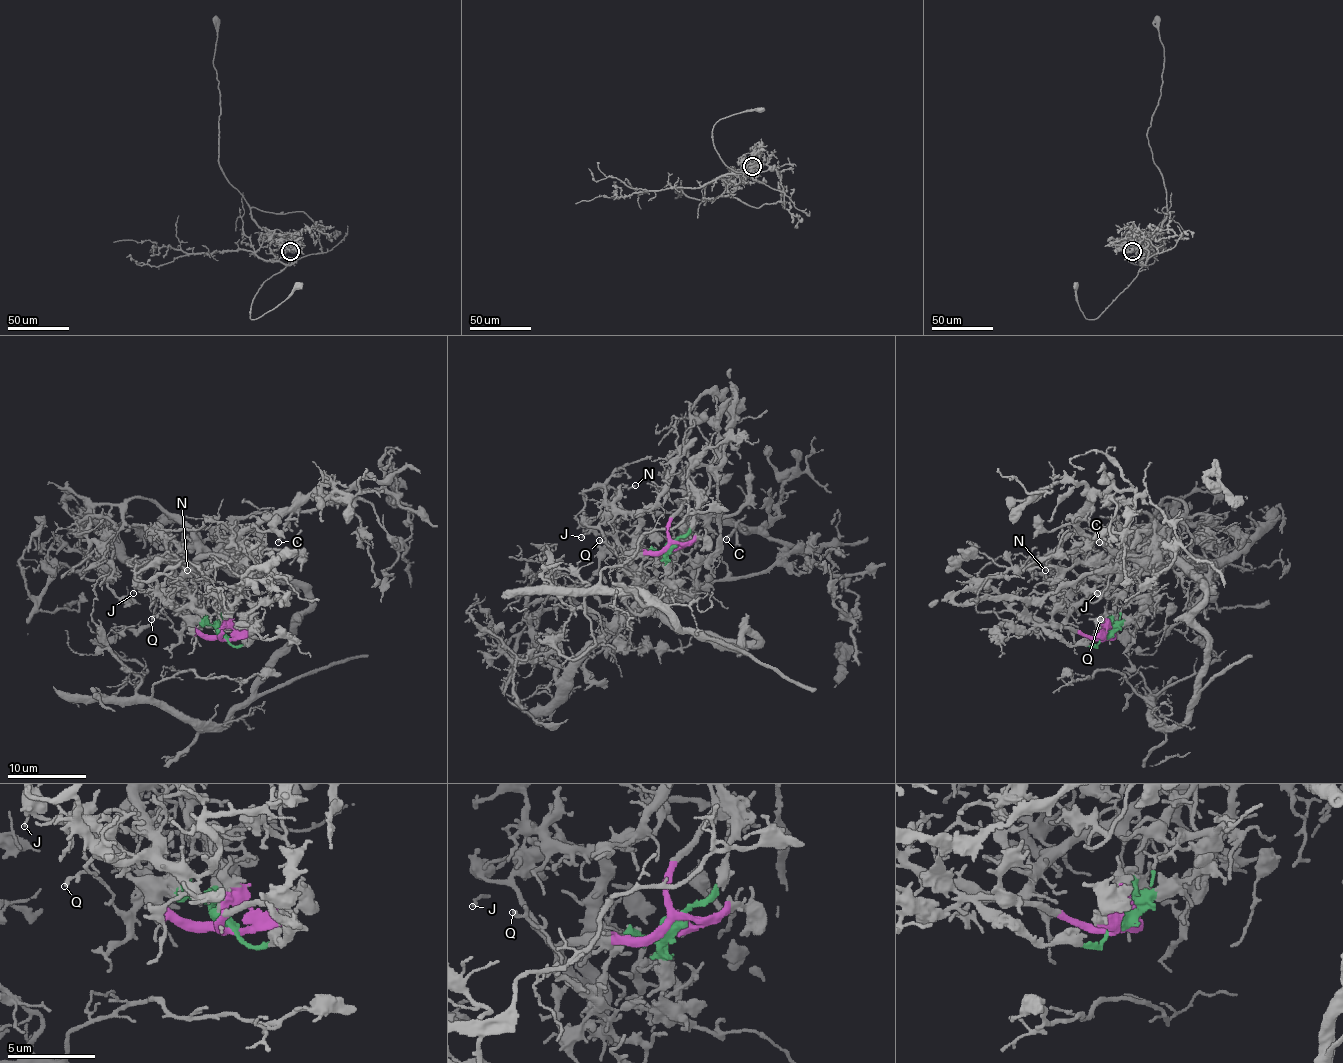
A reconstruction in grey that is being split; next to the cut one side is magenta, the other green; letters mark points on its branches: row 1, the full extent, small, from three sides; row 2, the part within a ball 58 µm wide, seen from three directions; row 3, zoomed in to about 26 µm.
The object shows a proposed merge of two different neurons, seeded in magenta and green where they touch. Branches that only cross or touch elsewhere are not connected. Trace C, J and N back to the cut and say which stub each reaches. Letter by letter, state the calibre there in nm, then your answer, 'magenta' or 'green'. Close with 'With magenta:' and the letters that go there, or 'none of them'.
C: 200 nm thick; green
J: 130 nm thick; green
N: 200 nm thick; green
With magenta: none of them

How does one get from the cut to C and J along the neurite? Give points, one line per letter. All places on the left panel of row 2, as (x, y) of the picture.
C: (221, 637), (221, 611), (208, 601), (208, 570), (245, 531), (282, 517), (286, 525), (278, 542)
J: (221, 637), (221, 611), (208, 601), (208, 587), (176, 562), (162, 558), (153, 560), (135, 582), (133, 593)

